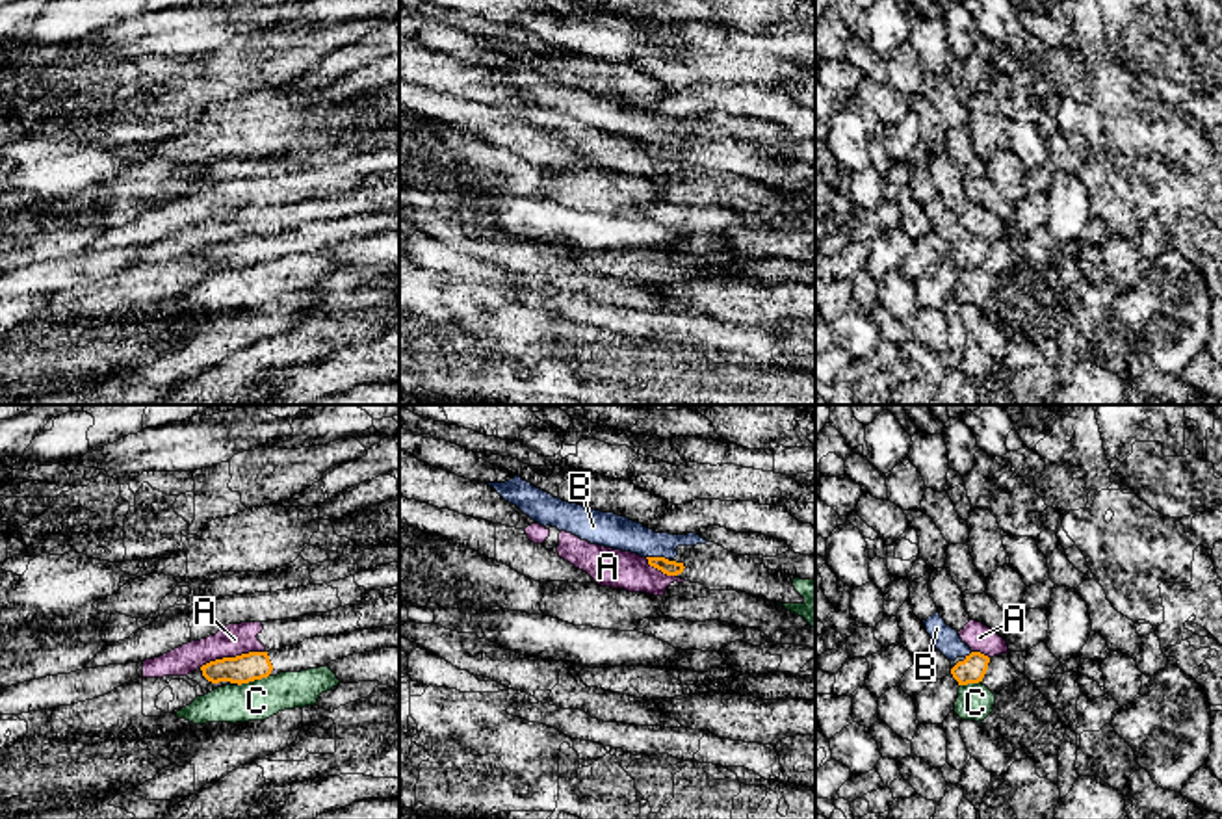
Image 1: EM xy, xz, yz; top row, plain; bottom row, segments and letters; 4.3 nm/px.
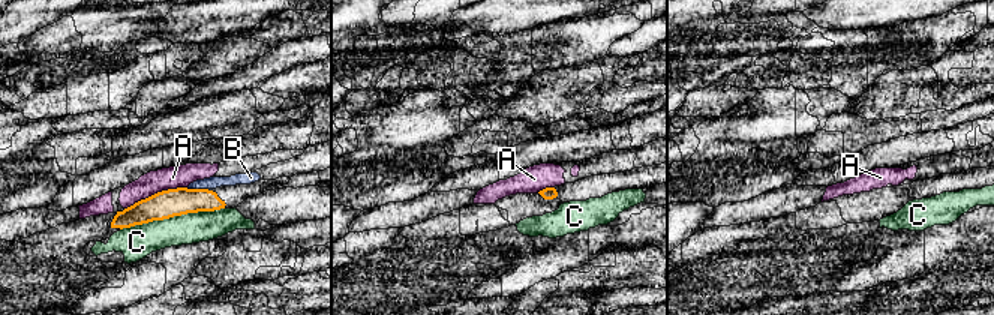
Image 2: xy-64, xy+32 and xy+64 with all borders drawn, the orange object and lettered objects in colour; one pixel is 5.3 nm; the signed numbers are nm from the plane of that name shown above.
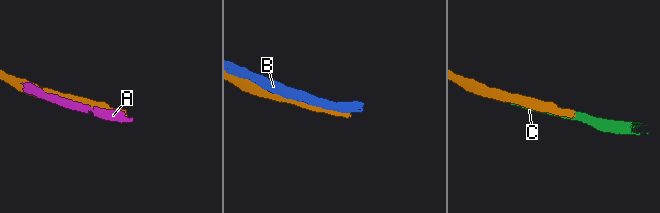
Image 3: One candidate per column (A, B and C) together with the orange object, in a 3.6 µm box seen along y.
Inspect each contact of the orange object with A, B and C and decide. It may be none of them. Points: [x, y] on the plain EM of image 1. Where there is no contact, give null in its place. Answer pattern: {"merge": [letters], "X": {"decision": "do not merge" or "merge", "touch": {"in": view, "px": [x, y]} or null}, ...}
{"merge": [], "A": {"decision": "do not merge", "touch": {"in": "xy", "px": [231, 242]}}, "B": {"decision": "do not merge", "touch": {"in": "xz", "px": [658, 142]}}, "C": {"decision": "do not merge", "touch": {"in": "xy", "px": [253, 264]}}}

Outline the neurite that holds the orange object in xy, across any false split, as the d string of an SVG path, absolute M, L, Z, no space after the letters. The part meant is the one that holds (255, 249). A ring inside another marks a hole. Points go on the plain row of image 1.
M399 208L368 212L347 219L314 221L299 228L269 236L249 236L236 241L223 241L201 251L202 260L212 266L249 267L280 256L301 256L319 253L331 245L373 236L399 232Z

